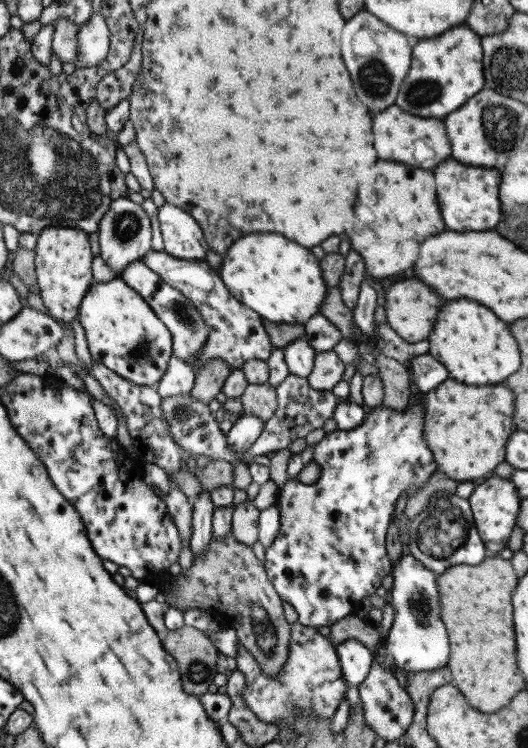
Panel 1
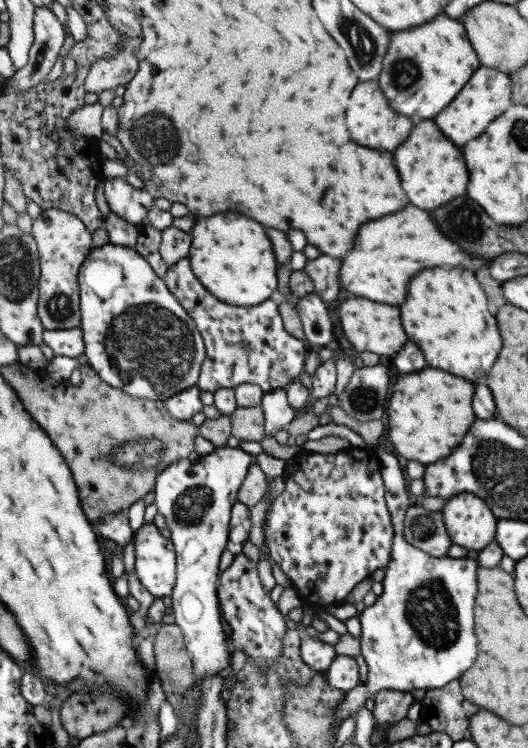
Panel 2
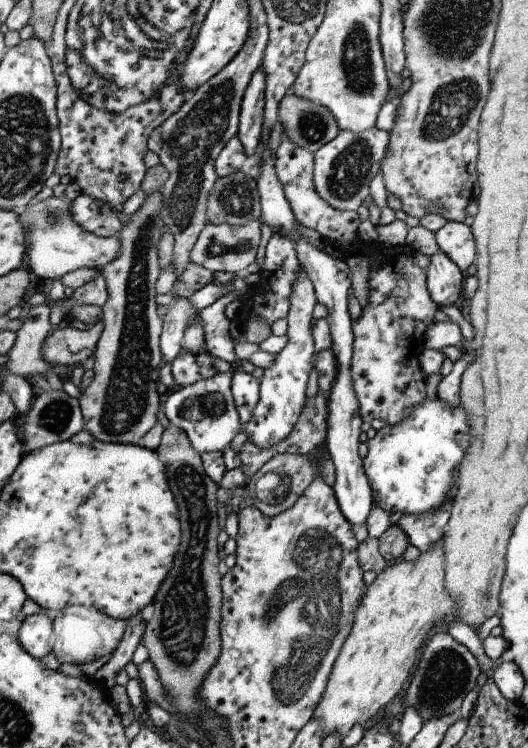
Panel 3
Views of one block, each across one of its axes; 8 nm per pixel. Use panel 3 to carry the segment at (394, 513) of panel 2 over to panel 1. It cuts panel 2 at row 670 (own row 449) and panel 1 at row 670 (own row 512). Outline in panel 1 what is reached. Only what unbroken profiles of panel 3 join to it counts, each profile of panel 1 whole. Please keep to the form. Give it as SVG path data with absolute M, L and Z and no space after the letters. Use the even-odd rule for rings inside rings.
M411 554L401 556L401 560L393 562L391 566L393 566L391 572L393 590L389 592L391 592L391 608L395 610L395 618L387 634L381 636L383 642L379 640L379 650L373 652L373 658L389 672L395 672L395 668L399 668L405 672L405 676L413 672L429 672L429 670L445 668L449 658L449 646L437 608L439 602L437 602L435 576Z

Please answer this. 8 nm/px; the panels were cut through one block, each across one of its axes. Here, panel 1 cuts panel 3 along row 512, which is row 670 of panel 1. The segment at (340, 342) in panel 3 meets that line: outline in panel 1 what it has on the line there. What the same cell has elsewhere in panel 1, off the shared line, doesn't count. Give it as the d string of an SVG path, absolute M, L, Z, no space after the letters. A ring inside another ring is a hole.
M351 638L345 644L337 646L339 650L339 660L345 672L345 678L351 686L359 686L363 678L367 678L367 672L371 670L373 664L373 652L369 652L359 640Z

